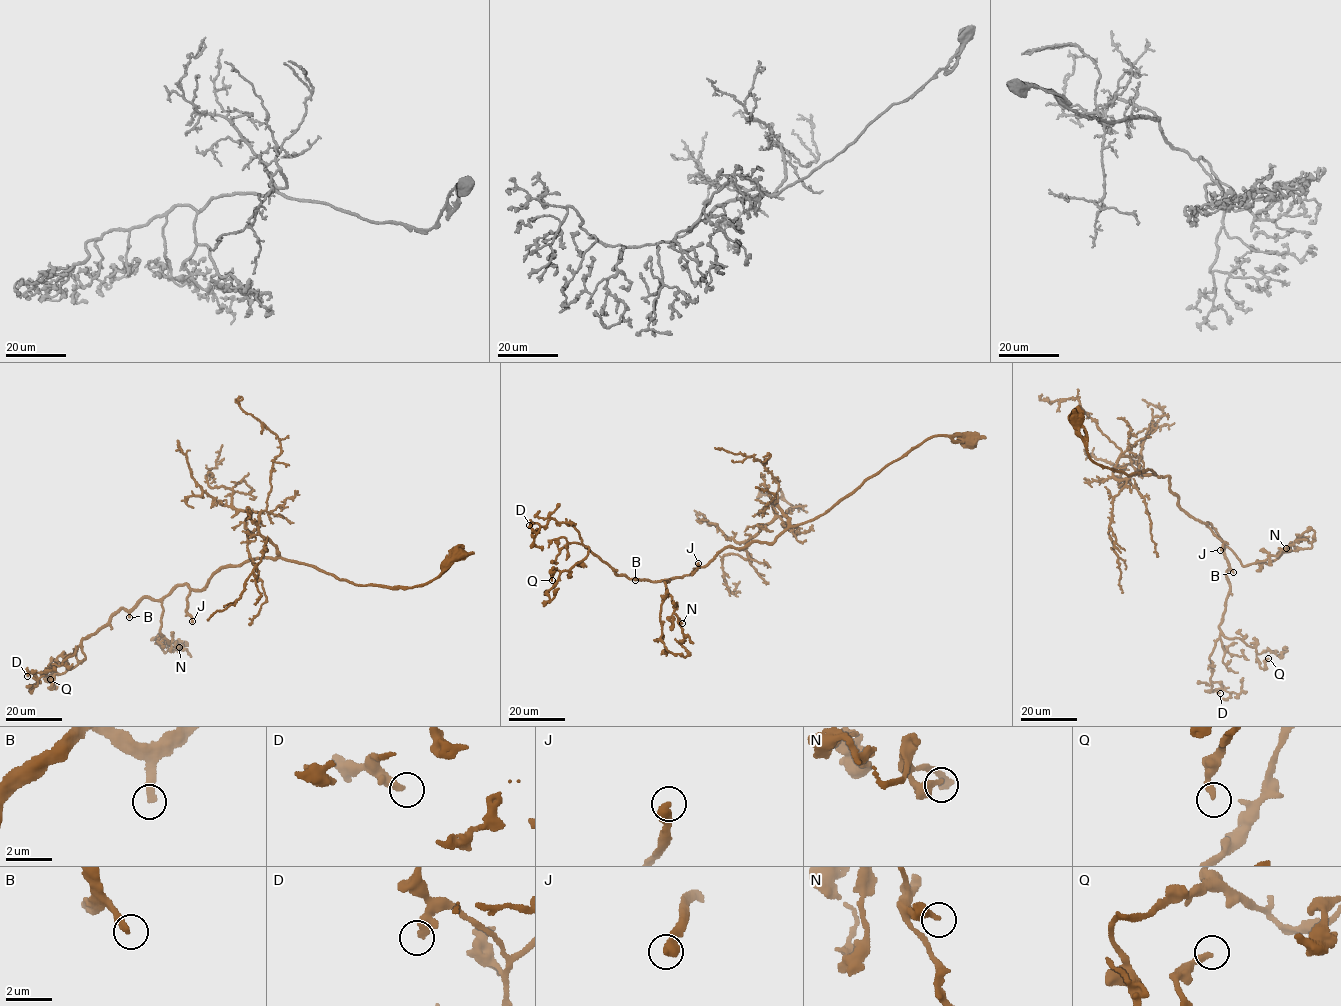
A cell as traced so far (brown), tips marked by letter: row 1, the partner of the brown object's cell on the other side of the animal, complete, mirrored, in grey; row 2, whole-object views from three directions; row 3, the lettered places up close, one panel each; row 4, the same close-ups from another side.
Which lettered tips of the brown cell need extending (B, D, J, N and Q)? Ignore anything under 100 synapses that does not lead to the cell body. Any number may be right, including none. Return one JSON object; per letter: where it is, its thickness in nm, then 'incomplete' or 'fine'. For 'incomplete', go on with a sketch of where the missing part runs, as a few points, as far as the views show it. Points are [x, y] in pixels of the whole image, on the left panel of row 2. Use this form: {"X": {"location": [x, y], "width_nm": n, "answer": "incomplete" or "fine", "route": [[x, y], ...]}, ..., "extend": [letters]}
{"B": {"location": [129, 617], "width_nm": 300, "answer": "incomplete", "route": [[129, 617], [132, 640], [127, 650], [128, 645], [128, 649], [142, 651], [151, 641]]}, "D": {"location": [27, 676], "width_nm": 340, "answer": "fine"}, "J": {"location": [192, 621], "width_nm": 440, "answer": "incomplete", "route": [[192, 621], [199, 626], [201, 642], [215, 646], [221, 644], [240, 666], [231, 669], [222, 667]]}, "N": {"location": [179, 647], "width_nm": 280, "answer": "fine"}, "Q": {"location": [50, 679], "width_nm": 240, "answer": "fine"}, "extend": ["B", "J"]}

